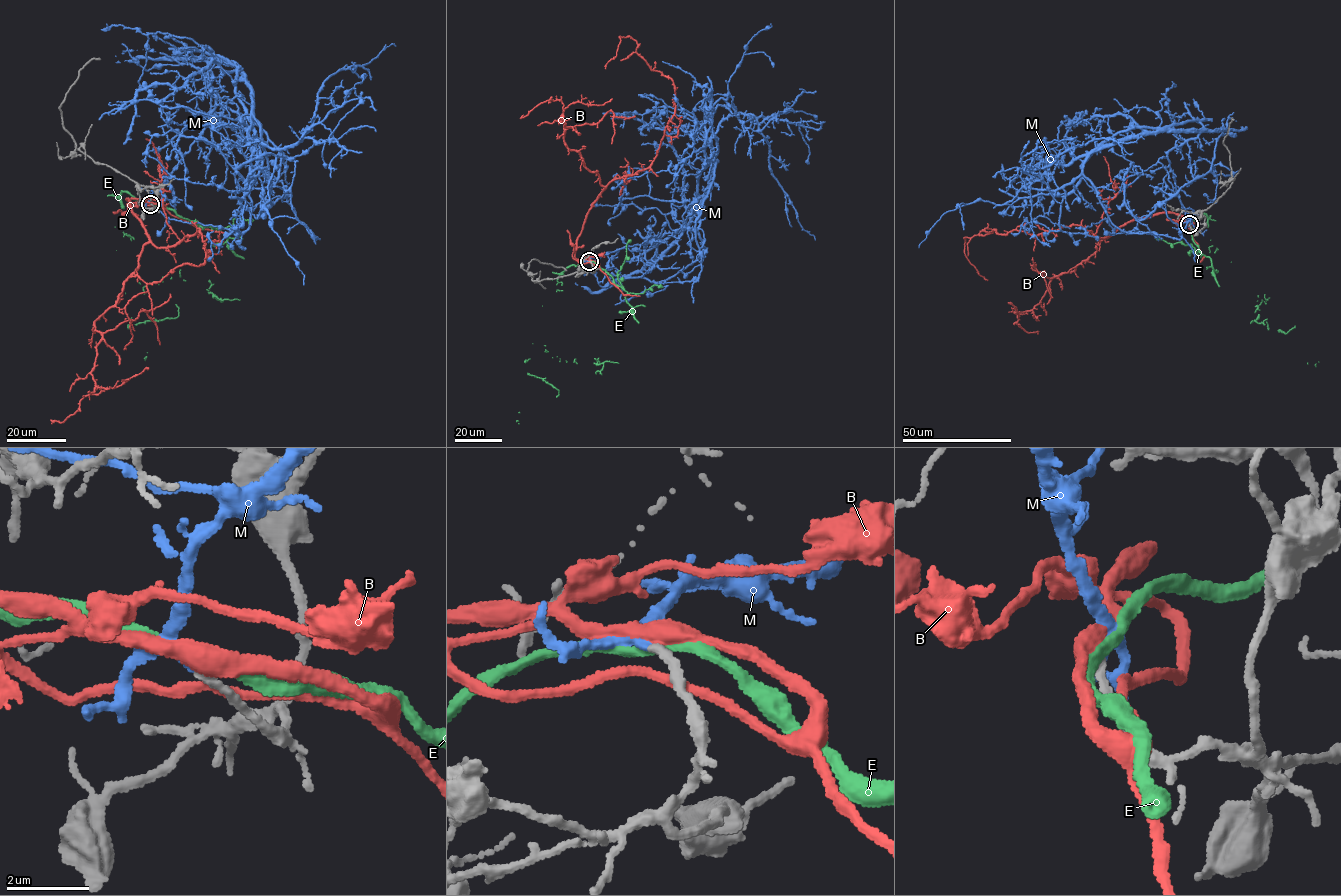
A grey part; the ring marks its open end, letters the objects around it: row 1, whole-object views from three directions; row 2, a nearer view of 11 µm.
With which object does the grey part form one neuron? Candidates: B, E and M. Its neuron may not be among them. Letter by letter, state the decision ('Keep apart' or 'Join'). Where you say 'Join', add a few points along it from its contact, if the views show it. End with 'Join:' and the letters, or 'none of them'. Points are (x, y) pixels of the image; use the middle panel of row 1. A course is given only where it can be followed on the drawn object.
B: Keep apart
E: Keep apart
M: Join. Its course: (589, 261), (675, 241), (712, 160), (705, 113), (721, 98), (738, 117), (728, 81), (770, 24)
Join: M

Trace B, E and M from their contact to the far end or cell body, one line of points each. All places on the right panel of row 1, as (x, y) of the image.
B: (1189, 224), (1157, 213), (1103, 237), (1071, 224), (965, 237), (965, 256), (988, 280)
E: (1189, 224), (1200, 214), (1206, 216), (1217, 248), (1262, 299), (1260, 305), (1280, 330), (1316, 366)
M: (1189, 224), (1167, 153), (1199, 133), (1129, 128), (1068, 194), (1022, 171), (1010, 201), (947, 211), (919, 247)

